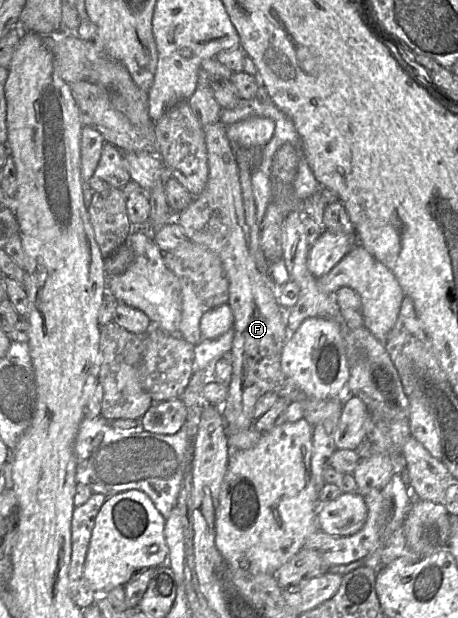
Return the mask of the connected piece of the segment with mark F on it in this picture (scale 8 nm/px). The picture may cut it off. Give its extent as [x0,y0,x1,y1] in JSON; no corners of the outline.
[175,121,342,436]

